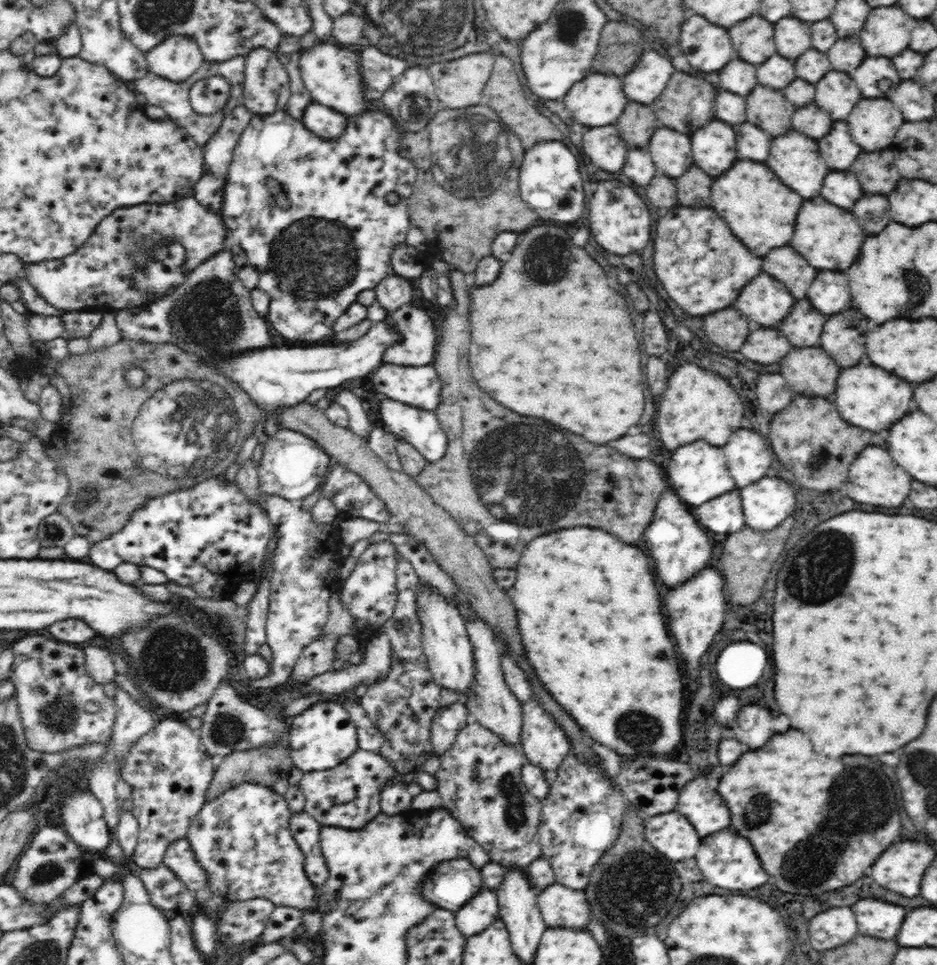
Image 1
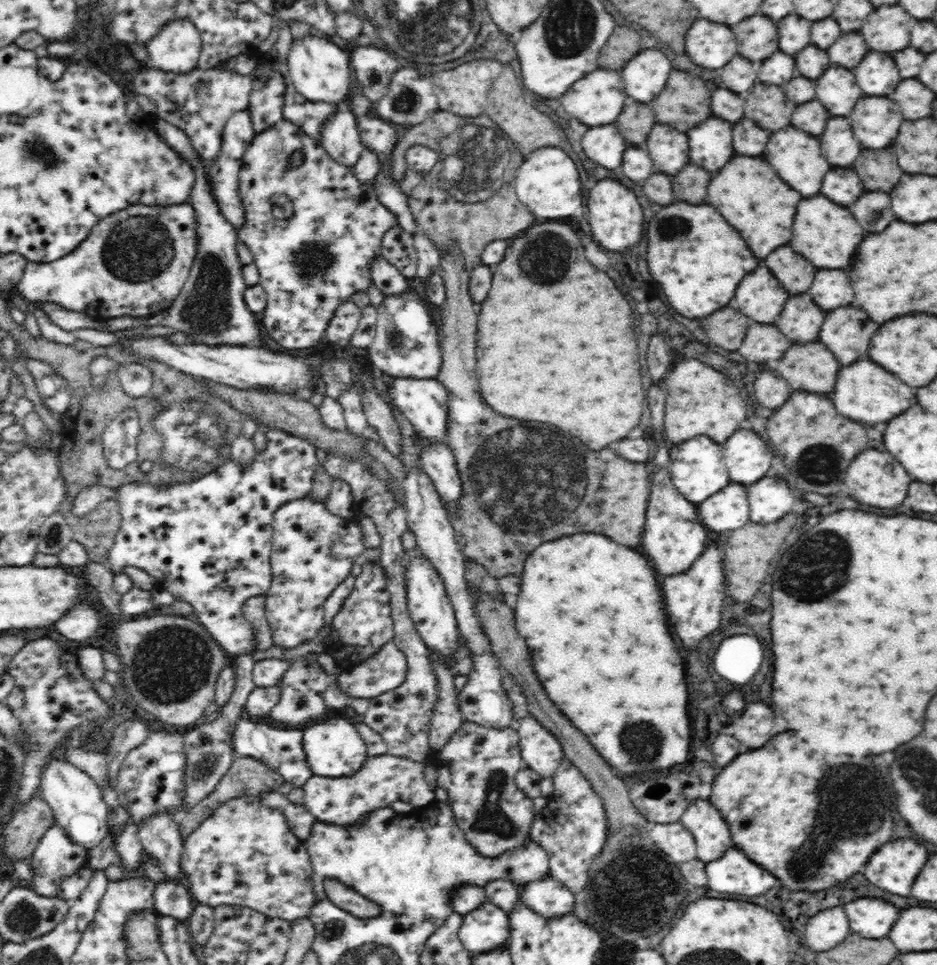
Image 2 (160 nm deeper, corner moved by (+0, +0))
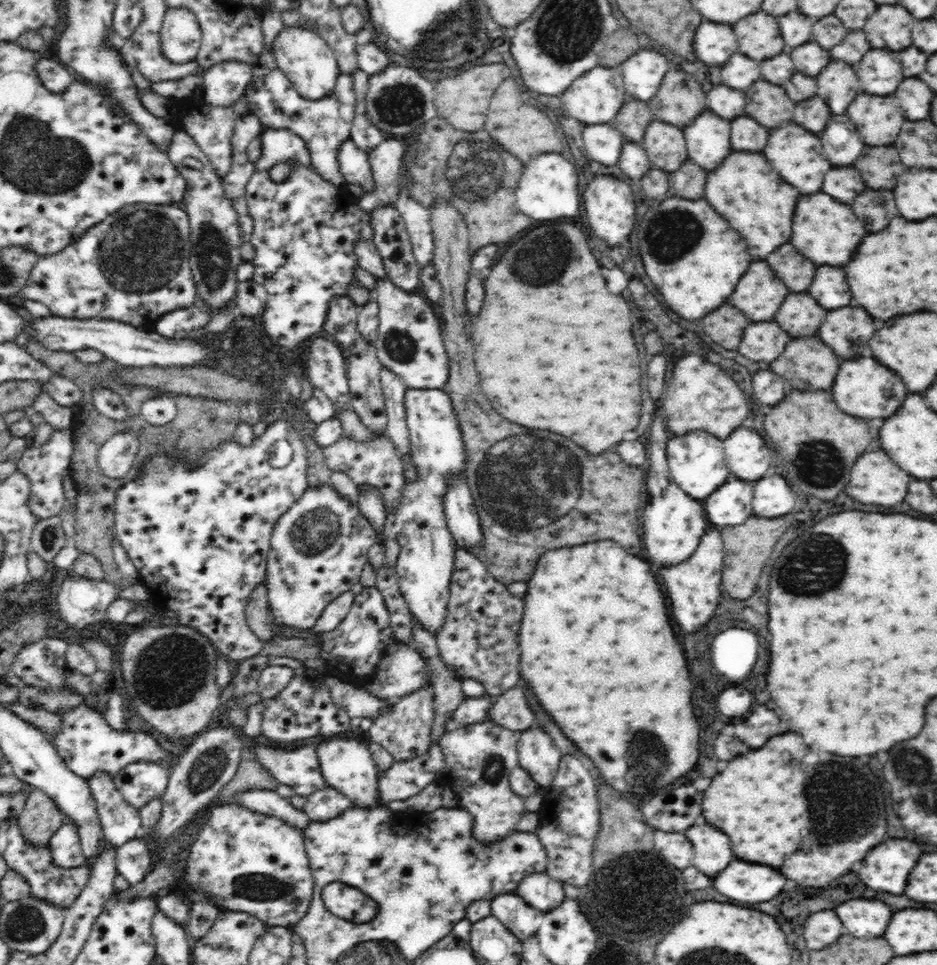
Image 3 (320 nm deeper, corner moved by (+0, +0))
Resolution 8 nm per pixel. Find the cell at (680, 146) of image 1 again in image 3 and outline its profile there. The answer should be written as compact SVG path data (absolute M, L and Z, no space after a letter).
M652 122L644 136L644 150L650 162L666 172L678 170L686 160L686 144L682 130L664 122Z

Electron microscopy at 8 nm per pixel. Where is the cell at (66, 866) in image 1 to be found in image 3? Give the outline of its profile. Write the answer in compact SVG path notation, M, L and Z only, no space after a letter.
M65 821L58 830L53 832L47 848L49 850L51 864L56 865L57 868L82 870L84 866L86 868L88 866L87 859L83 857L78 829L76 829L76 825L72 821Z

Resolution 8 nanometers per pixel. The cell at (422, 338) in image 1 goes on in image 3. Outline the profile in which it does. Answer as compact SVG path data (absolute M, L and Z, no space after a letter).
M377 279L376 296L379 322L374 352L383 368L396 373L407 388L416 390L443 389L449 376L449 360L440 330L439 318L424 297L402 290L390 279Z

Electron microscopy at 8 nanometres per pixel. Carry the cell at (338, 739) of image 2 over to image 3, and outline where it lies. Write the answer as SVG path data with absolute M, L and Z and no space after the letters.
M330 735L330 740L320 742L318 748L315 749L317 760L320 761L322 776L326 779L327 784L355 801L354 807L365 808L386 805L382 804L380 793L378 793L379 770L373 756L370 756L370 750L366 748L366 743L362 744L362 739L358 742L354 738L342 740L342 738L332 738Z

